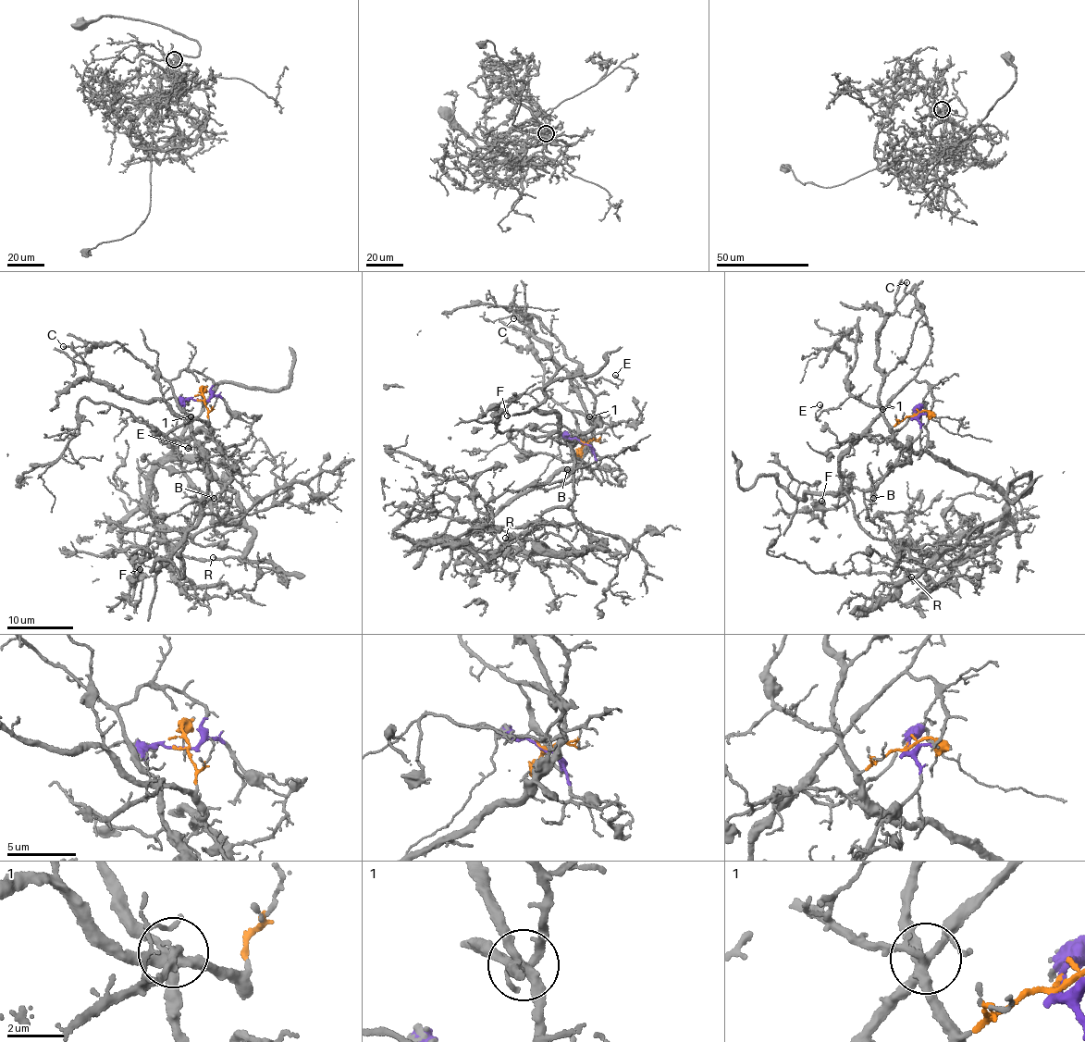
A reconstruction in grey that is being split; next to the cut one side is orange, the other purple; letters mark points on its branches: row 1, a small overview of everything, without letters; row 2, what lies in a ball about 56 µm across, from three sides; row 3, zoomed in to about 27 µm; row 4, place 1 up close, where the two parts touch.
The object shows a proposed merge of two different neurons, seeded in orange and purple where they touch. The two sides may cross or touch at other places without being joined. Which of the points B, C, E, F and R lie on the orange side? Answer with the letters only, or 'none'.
B, R

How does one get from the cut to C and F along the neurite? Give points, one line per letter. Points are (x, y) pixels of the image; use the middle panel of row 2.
C: (584, 442), (592, 452), (585, 448), (575, 416), (546, 396), (542, 365), (530, 337), (534, 330), (513, 317)
F: (584, 442), (592, 452), (572, 411), (581, 411), (597, 421), (573, 441), (529, 395), (507, 415)

